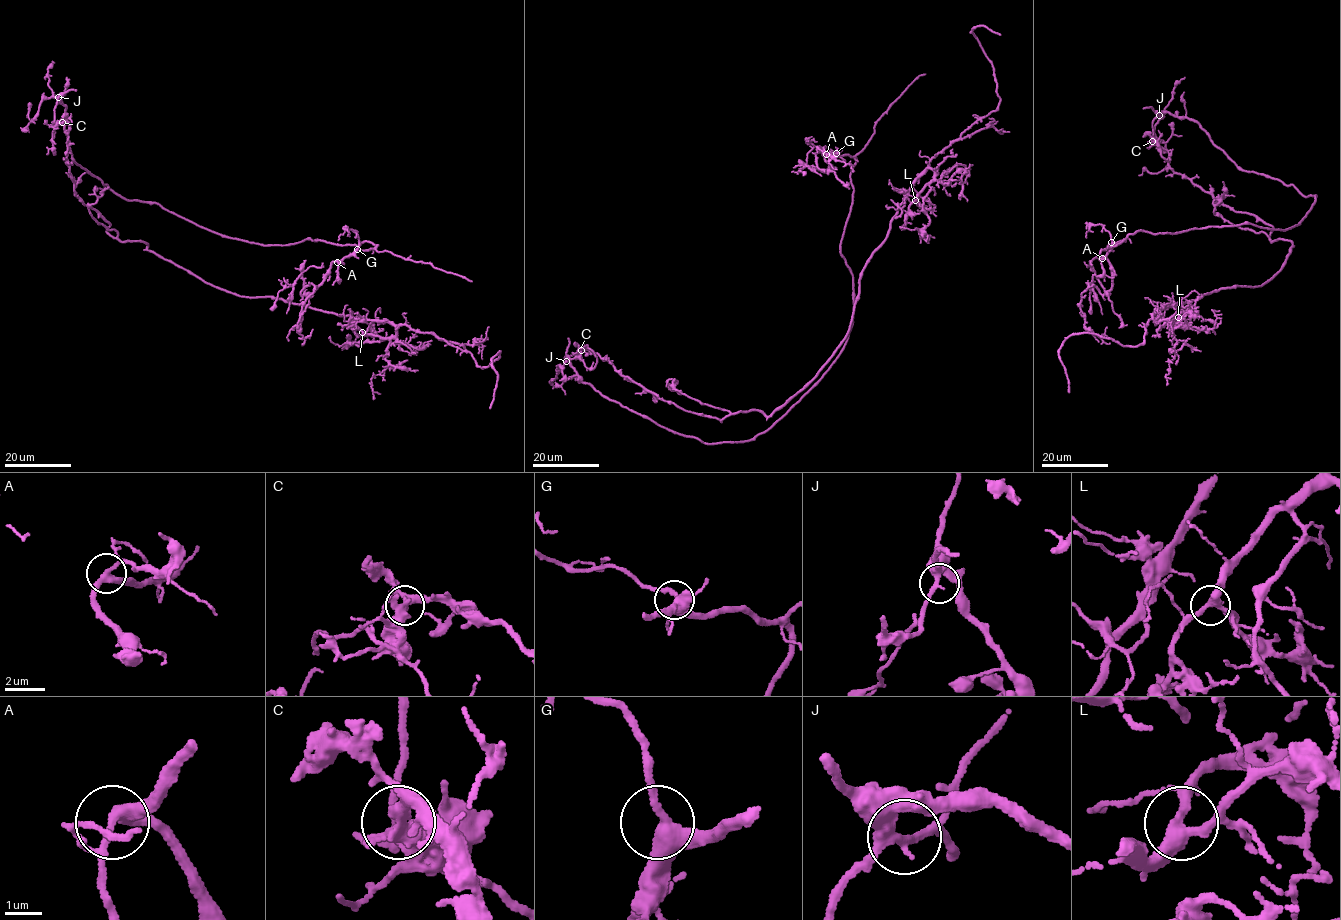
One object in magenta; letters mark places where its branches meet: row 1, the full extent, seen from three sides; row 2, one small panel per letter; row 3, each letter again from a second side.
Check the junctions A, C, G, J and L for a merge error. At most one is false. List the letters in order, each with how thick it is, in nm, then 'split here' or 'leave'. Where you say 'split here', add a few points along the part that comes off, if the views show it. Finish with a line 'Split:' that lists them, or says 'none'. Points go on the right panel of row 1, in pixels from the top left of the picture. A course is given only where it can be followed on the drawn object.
A: 260 nm | leave
C: 320 nm | split here | (1152, 140), (1158, 113), (1190, 118), (1316, 195), (1289, 229), (1113, 243), (1109, 290), (1081, 293), (1106, 327)
G: 340 nm | leave
J: 320 nm | leave
L: 320 nm | leave
Split: C

